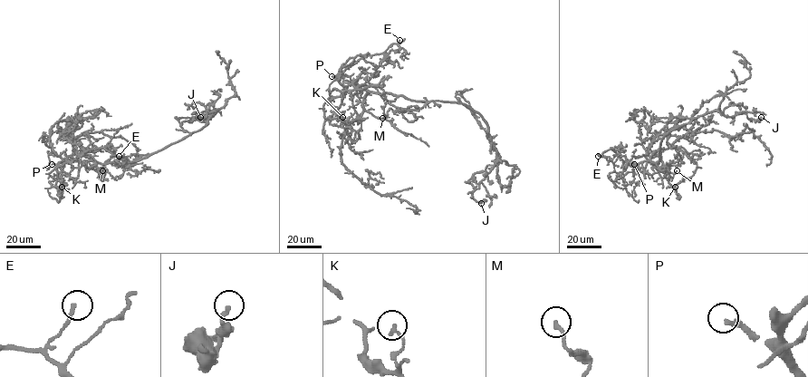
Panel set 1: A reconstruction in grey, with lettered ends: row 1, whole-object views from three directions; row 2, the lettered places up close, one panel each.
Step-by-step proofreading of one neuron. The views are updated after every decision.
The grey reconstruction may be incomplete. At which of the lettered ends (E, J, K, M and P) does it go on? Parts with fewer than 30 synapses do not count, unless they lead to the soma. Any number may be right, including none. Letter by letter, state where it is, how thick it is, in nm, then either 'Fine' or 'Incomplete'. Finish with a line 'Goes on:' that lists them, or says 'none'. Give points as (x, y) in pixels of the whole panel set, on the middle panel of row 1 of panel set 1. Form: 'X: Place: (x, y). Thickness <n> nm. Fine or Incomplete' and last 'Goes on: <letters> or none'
E: Place: (399, 40). Thickness 150 nm. Fine
J: Place: (481, 203). Thickness 190 nm. Fine
K: Place: (342, 117). Thickness 150 nm. Fine
M: Place: (382, 118). Thickness 180 nm. Fine
P: Place: (331, 76). Thickness 240 nm. Incomplete
Goes on: P

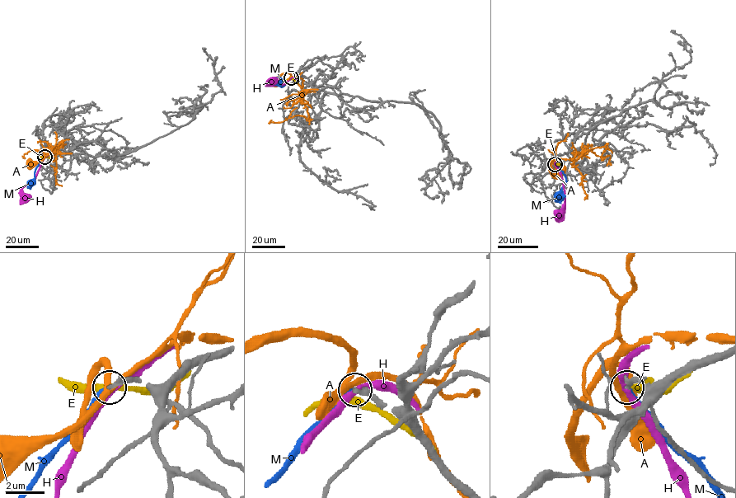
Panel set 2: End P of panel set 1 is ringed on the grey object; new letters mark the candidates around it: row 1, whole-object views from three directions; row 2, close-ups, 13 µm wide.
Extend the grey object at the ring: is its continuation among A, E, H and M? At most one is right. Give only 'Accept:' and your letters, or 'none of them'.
Accept: M

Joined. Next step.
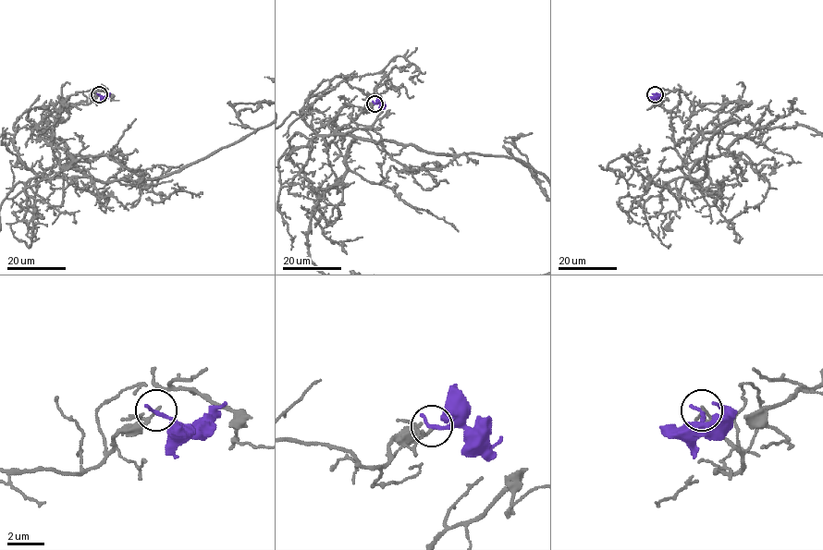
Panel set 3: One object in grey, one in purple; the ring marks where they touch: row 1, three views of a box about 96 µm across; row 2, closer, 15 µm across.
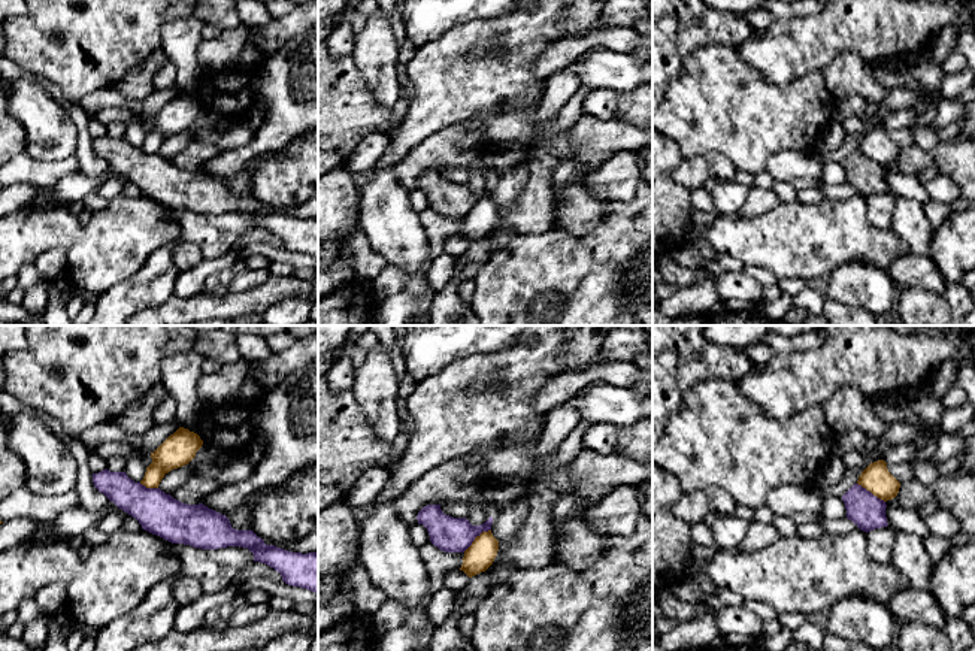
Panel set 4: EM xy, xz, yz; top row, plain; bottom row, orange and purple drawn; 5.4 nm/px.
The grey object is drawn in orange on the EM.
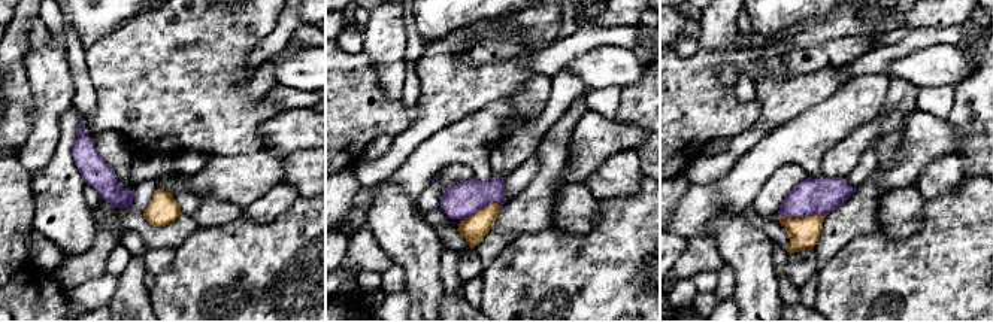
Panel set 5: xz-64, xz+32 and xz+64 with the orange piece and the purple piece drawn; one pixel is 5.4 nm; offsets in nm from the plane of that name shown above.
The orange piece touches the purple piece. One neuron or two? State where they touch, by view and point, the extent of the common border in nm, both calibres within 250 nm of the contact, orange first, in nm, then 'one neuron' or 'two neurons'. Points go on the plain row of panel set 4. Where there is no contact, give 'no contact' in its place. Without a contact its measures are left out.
meets orange in xz at (475, 203); contact 200 nm long; 160 nm thick on the orange side, 190 nm on the other; two neurons

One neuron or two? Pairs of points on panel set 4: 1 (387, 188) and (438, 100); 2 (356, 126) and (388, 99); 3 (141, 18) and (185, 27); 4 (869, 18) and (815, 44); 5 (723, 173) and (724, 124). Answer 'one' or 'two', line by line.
1: two
2: two
3: two
4: one
5: two

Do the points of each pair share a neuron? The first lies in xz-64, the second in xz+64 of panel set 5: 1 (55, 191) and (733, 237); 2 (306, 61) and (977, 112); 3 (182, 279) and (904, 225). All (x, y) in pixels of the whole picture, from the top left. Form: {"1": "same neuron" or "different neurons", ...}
{"1": "same neuron", "2": "different neurons", "3": "different neurons"}

